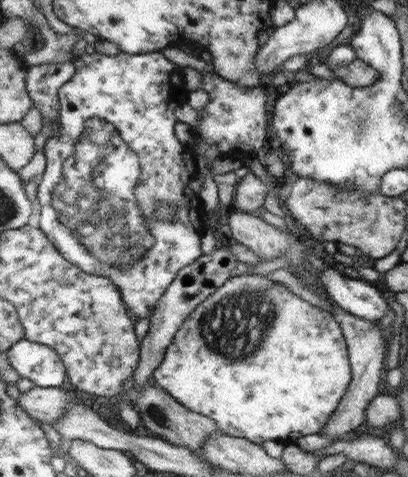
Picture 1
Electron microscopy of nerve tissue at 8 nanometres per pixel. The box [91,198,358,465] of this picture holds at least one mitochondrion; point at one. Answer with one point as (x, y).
(236, 329)

